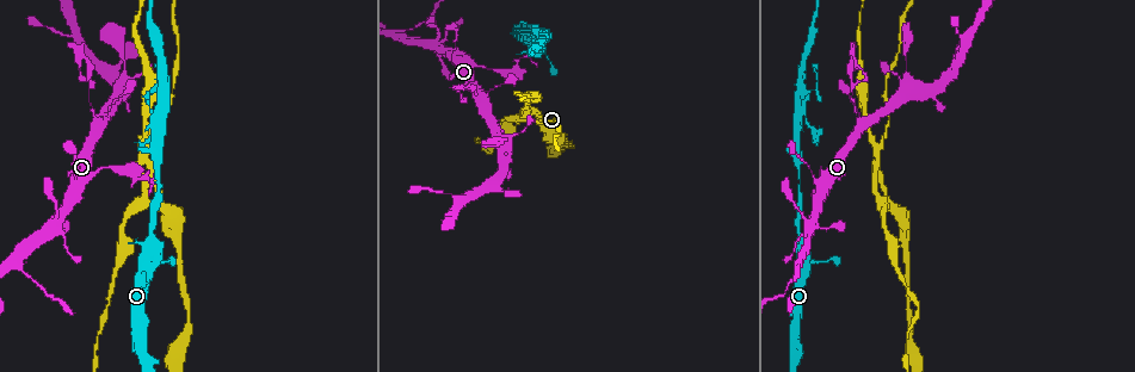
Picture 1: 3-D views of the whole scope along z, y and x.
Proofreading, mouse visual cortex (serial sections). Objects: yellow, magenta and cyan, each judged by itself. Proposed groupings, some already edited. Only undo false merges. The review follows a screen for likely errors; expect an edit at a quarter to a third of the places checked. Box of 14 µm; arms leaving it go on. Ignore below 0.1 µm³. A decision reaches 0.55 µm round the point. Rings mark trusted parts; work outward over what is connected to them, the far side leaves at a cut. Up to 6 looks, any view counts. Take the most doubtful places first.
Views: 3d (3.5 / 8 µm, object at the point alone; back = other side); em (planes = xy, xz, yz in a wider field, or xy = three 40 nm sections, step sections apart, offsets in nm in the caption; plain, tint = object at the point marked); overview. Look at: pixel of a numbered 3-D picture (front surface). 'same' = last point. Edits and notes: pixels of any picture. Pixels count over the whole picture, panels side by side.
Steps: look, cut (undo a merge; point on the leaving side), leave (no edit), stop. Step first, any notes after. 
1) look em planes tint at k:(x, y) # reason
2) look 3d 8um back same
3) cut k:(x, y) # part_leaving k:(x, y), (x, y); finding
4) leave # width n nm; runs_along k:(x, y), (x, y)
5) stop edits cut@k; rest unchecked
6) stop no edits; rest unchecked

look 3d 3.5um at 1:(526, 113) # sharp bend

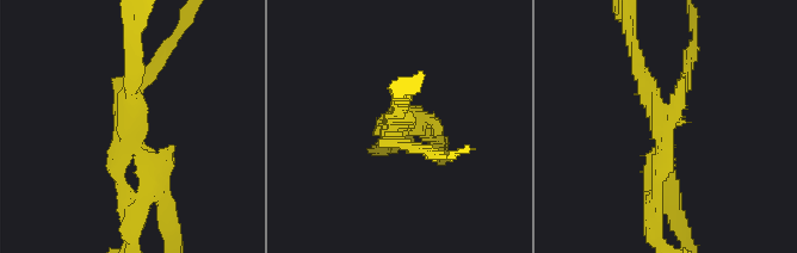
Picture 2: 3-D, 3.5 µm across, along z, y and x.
look em planes tint at 2:(390, 129)

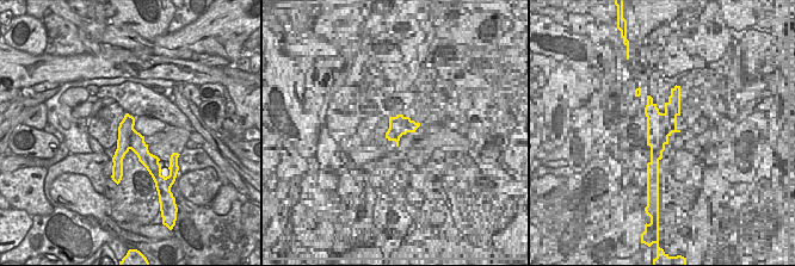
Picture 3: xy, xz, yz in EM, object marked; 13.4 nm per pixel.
cut 2:(644, 72) # border 3:(134, 129), (130, 136), (130, 148); two cells meet here

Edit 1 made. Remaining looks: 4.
look 3d 3.5um at 1:(802, 89) # small branch off a trunk

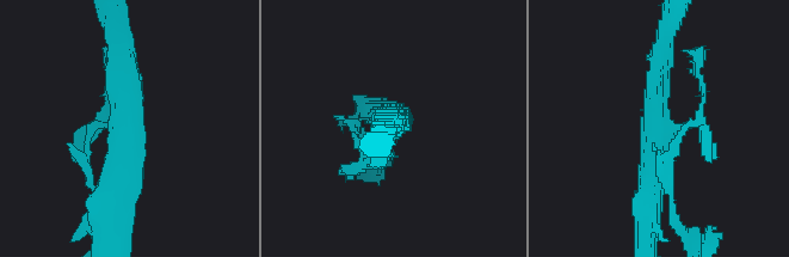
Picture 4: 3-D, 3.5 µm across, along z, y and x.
look em planes tint at 4:(127, 130) # arms 3; arm_widths 100, 300, 400 nm; shape alone is not enough

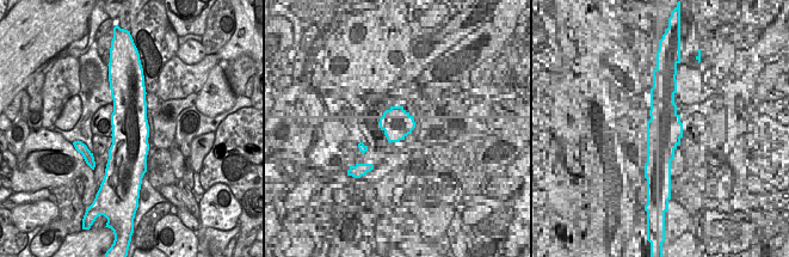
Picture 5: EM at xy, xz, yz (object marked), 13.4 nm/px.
look em xy step 3 tint same

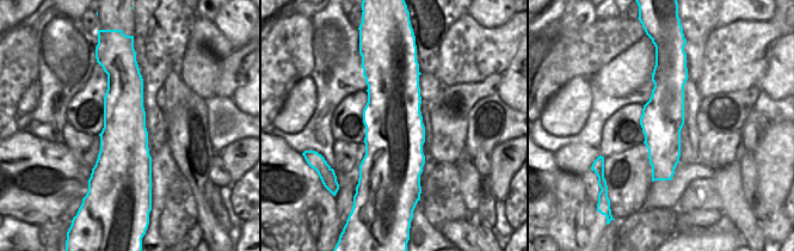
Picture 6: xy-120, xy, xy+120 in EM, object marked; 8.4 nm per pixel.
leave # runs_along 6:(669, 63), (663, 169), (654, 177); one cell here

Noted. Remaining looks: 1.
stop edits cut@2; rest unchecked

